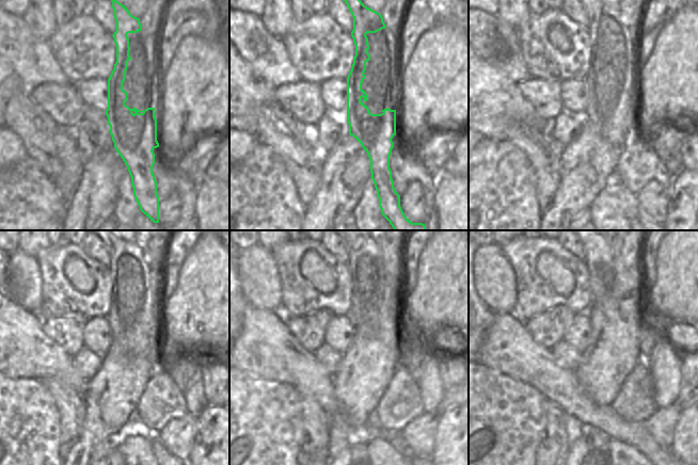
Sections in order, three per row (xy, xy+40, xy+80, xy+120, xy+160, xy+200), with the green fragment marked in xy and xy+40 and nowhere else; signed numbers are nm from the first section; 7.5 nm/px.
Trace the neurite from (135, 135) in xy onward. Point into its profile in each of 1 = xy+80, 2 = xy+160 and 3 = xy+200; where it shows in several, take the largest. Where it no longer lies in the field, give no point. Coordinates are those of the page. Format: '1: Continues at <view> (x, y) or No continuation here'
1: Continues at xy+80 (616, 128)
2: Continues at xy+160 (365, 257)
3: Continues at xy+200 (600, 259)

